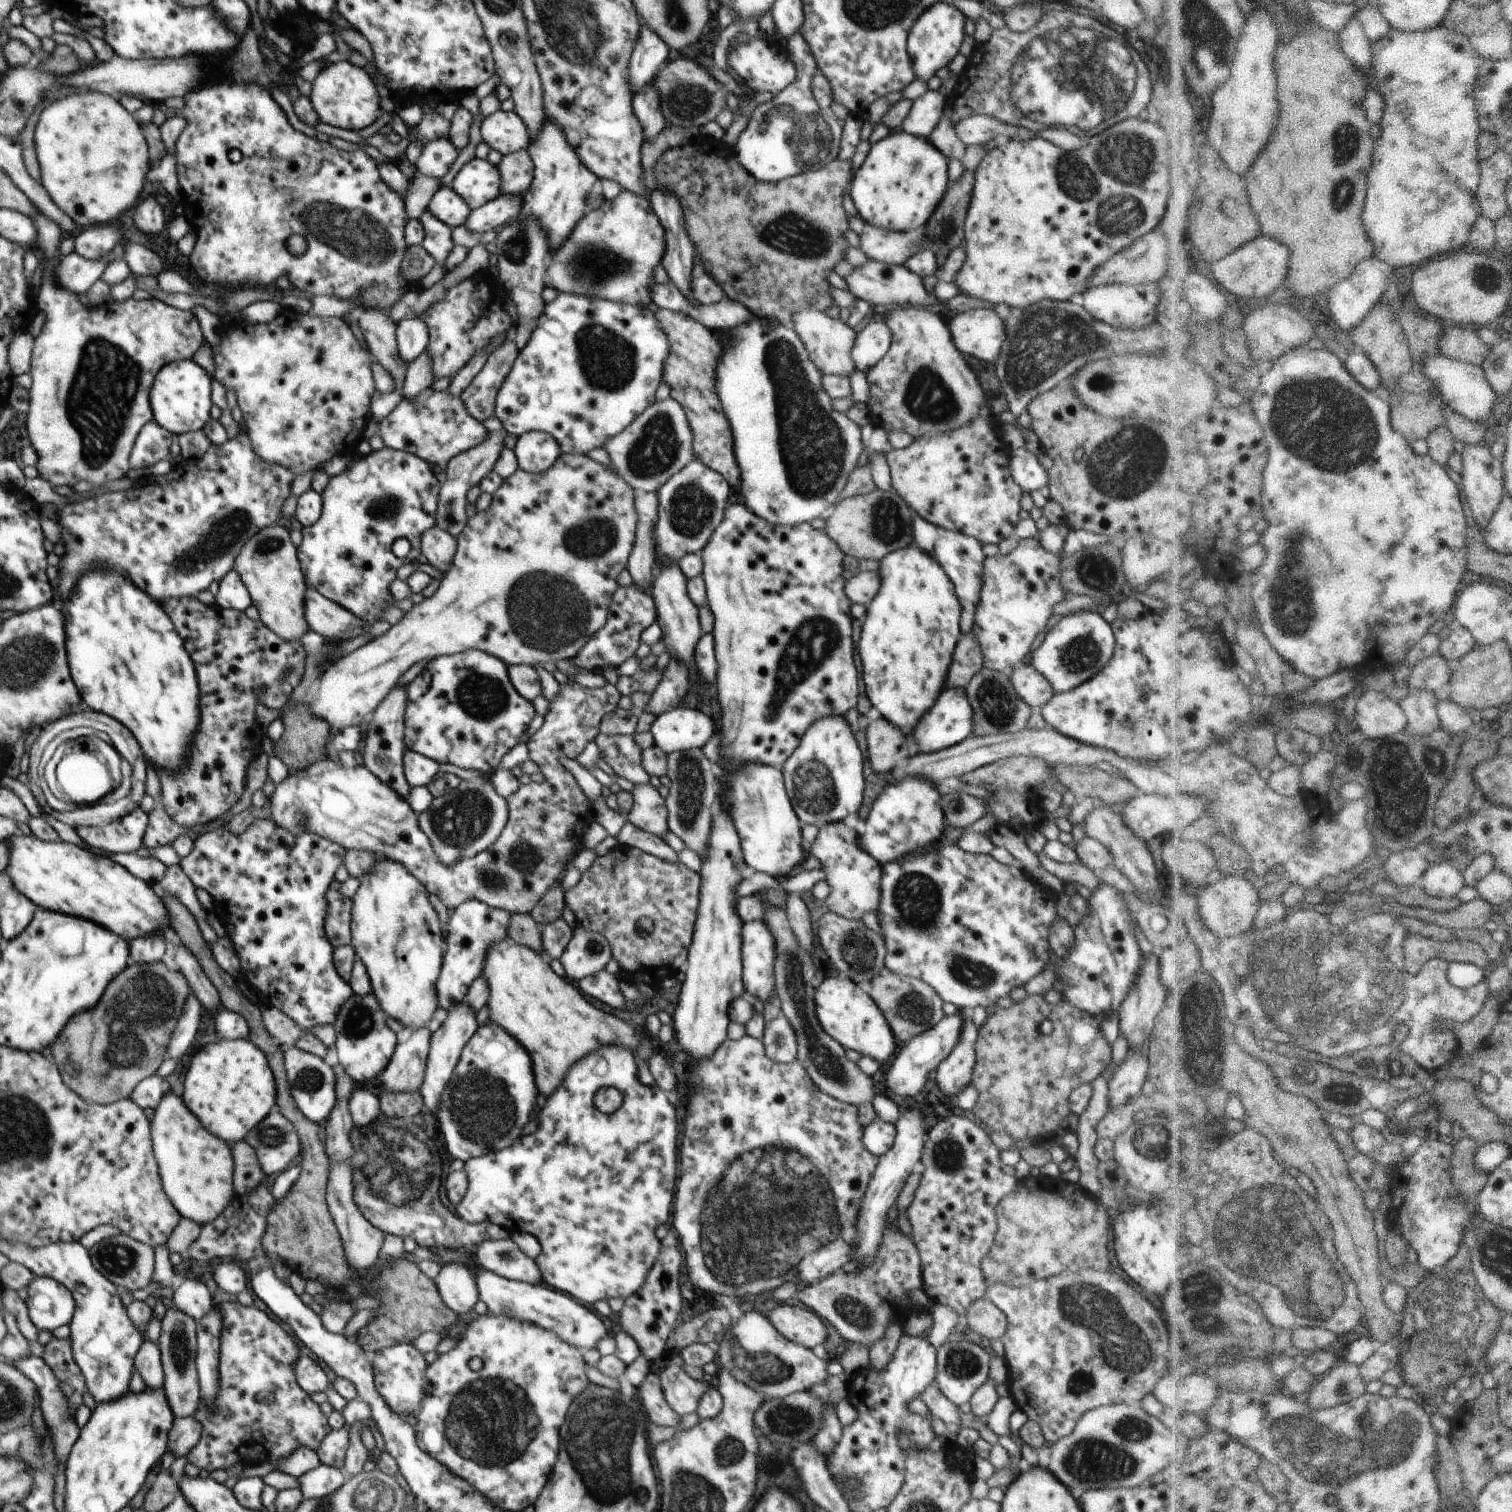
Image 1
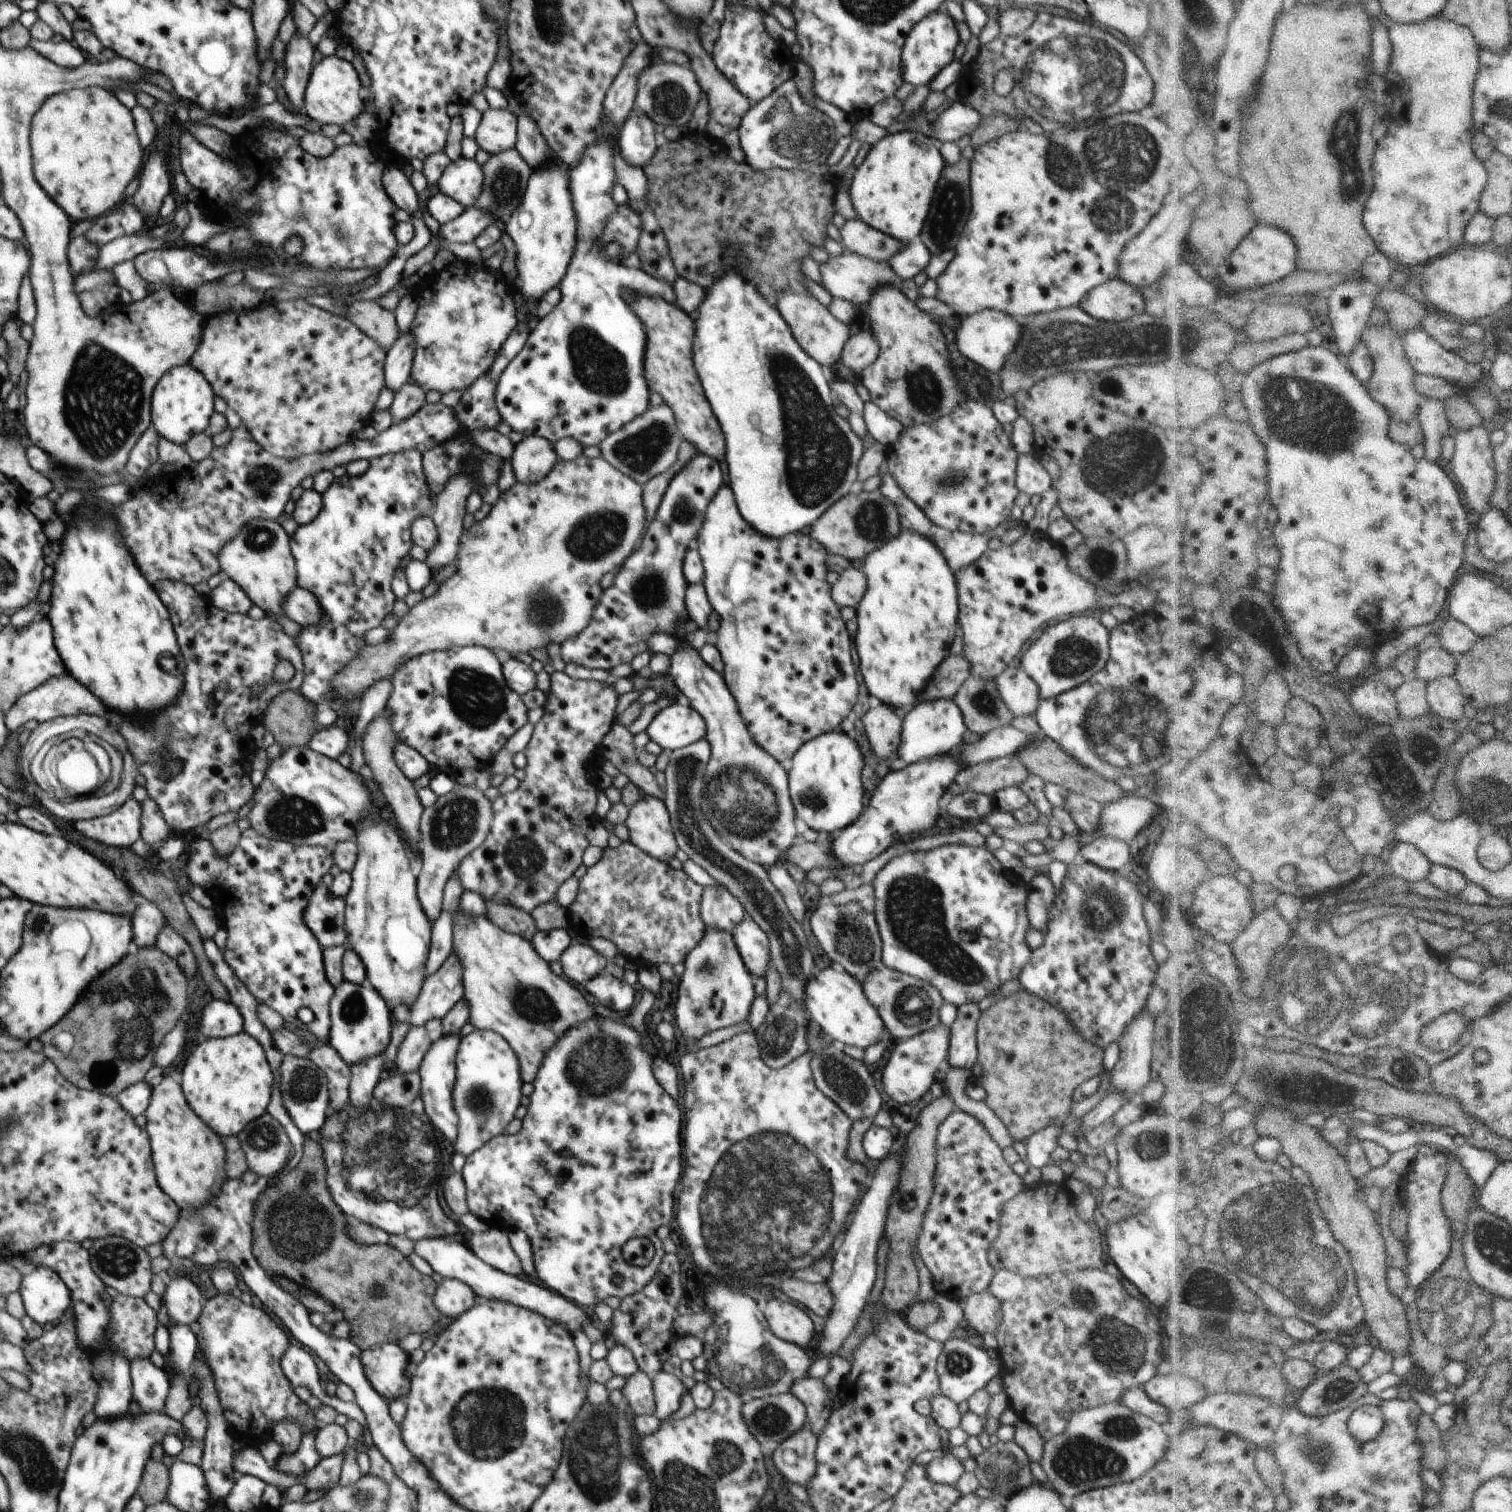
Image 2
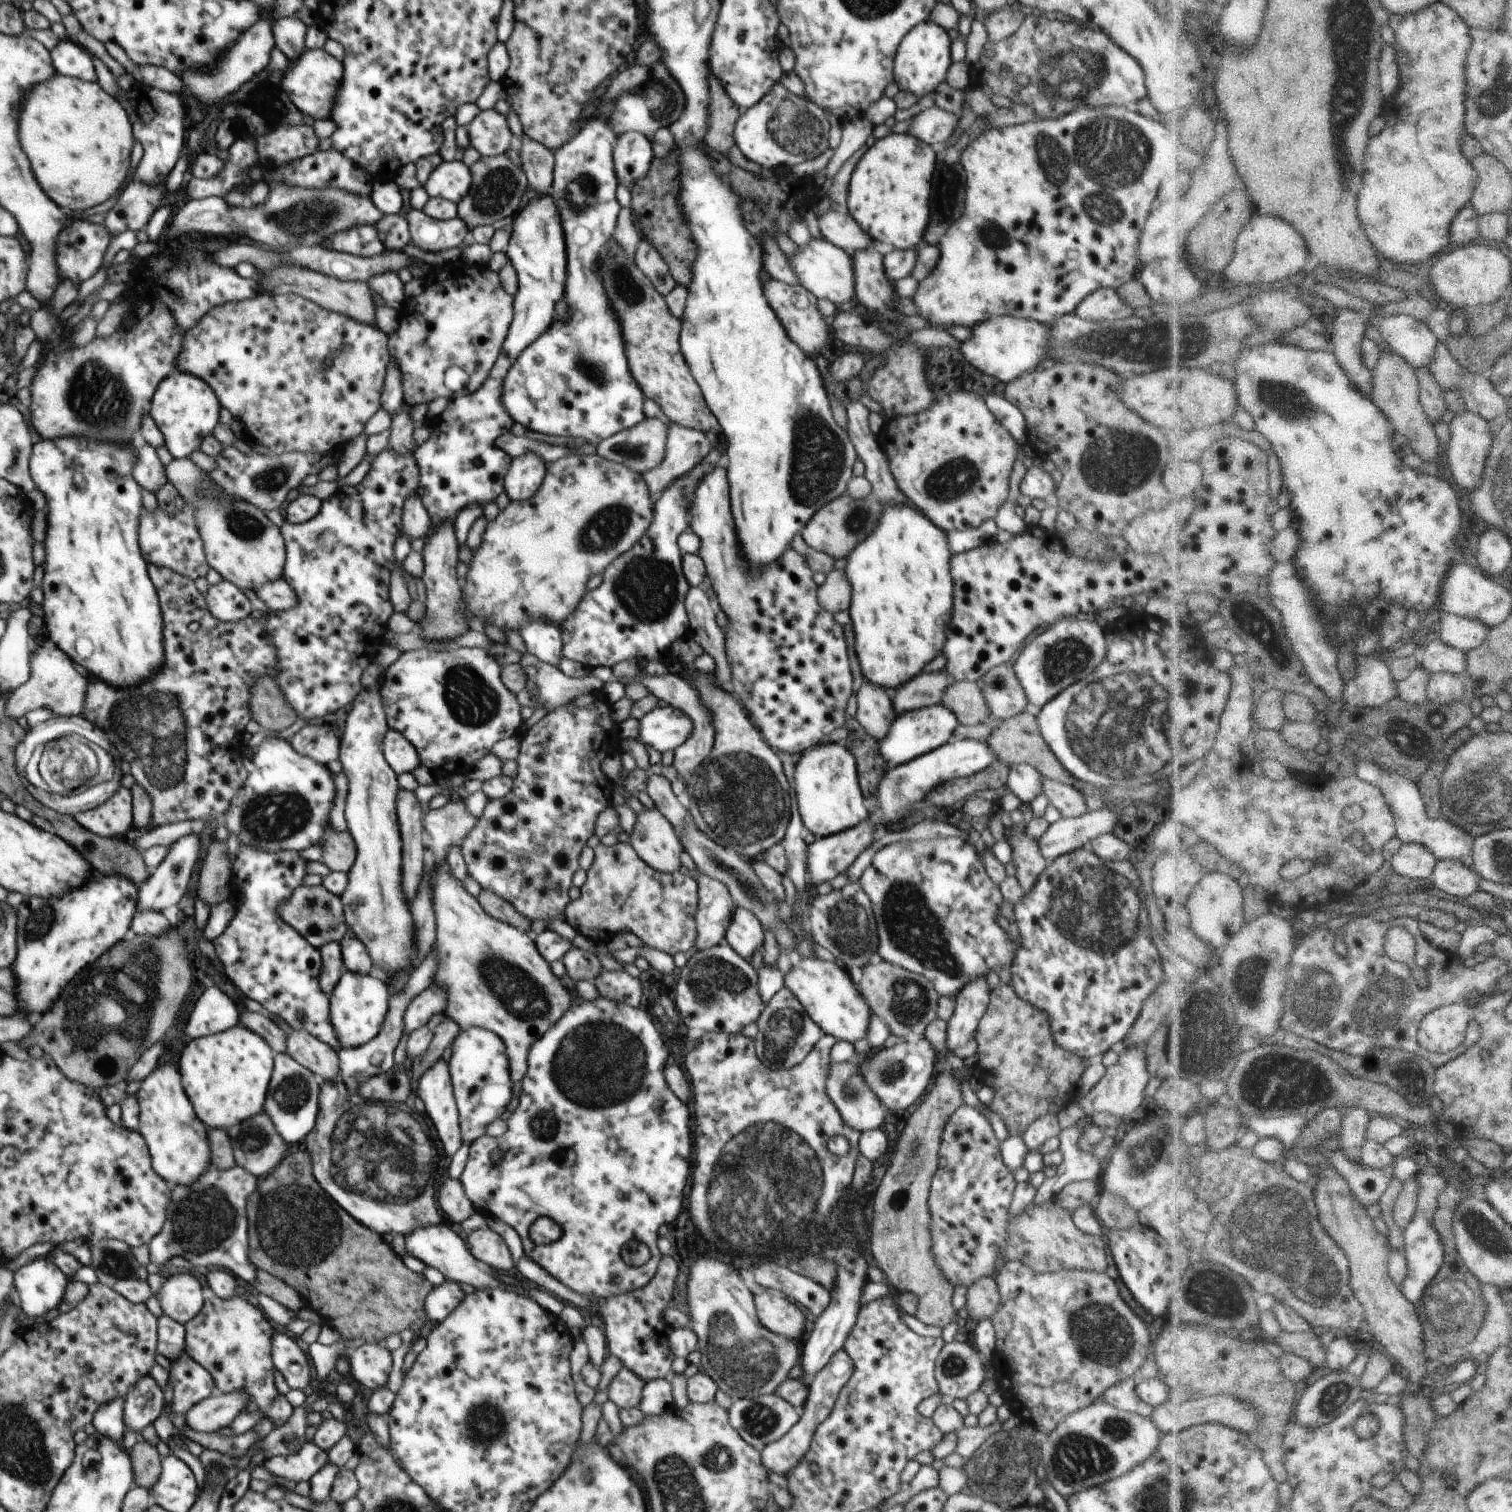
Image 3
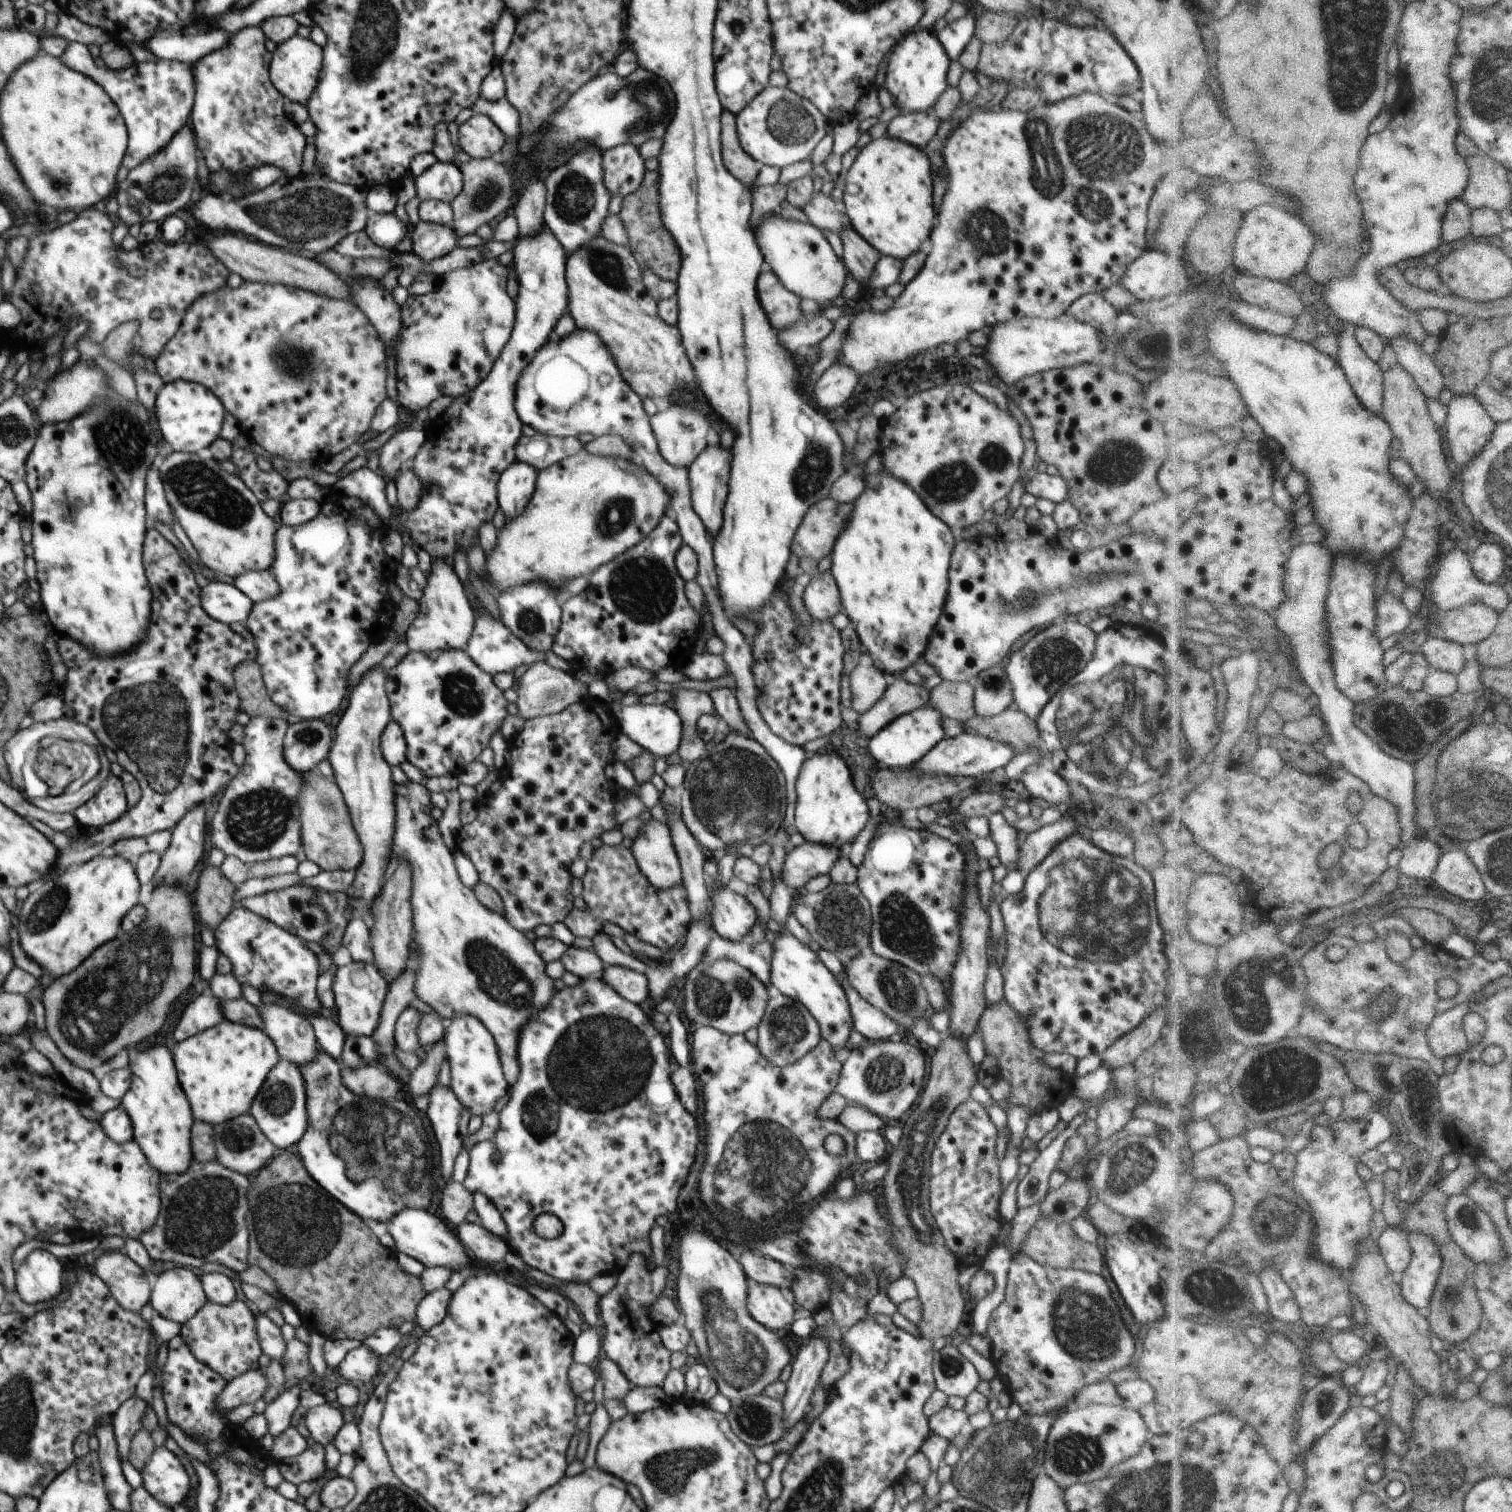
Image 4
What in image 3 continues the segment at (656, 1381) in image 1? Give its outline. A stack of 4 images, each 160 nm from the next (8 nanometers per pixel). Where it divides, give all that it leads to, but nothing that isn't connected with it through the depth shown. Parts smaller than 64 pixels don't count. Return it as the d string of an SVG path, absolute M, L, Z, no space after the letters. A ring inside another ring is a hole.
M623 1366L607 1388L609 1400L620 1409L638 1408L644 1385L639 1376Z

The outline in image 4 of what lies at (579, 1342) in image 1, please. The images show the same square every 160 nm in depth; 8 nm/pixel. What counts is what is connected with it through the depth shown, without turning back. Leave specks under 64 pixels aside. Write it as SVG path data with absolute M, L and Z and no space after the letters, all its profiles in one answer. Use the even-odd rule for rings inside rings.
M404 1209L386 1224L395 1240L395 1248L421 1262L425 1267L446 1267L452 1272L468 1267L468 1256L455 1230L448 1225L436 1210Z

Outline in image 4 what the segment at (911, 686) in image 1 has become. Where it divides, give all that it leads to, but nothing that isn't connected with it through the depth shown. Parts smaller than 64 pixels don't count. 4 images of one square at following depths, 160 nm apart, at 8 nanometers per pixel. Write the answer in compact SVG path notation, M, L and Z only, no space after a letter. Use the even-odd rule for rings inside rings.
M884 470L864 476L865 489L855 500L851 518L836 539L830 572L839 588L843 612L854 622L864 648L864 660L888 677L901 674L922 658L946 602L949 562L957 534L934 516L905 482Z

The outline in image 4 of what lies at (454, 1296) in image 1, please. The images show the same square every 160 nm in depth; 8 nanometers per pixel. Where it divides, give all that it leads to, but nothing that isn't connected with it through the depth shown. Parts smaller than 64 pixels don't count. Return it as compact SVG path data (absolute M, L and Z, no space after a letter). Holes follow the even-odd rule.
M445 1286L429 1292L417 1306L416 1324L425 1331L436 1326L446 1315L453 1293Z

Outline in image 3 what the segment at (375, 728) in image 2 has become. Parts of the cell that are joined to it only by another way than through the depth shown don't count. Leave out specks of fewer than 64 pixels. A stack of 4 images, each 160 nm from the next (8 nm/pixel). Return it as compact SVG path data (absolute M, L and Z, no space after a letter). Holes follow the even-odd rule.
M399 788L397 799L397 819L403 842L402 888L410 902L417 893L423 877L422 806L414 791Z

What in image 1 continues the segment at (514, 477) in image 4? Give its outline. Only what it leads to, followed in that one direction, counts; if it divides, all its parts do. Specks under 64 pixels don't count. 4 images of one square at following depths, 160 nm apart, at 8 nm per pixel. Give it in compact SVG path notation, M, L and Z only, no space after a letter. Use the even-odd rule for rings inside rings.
M542 431L521 434L513 451L518 468L534 475L546 472L562 454L558 441L551 434Z

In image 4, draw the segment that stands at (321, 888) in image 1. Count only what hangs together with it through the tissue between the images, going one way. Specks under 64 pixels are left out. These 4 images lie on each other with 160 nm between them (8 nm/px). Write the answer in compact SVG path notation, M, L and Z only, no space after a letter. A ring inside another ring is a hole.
M234 906L229 915L214 928L213 933L215 947L223 958L232 963L231 974L241 985L249 984L261 994L264 990L272 991L290 1006L299 1007L304 1011L320 1011L323 1008L317 995L317 978L321 973L318 957L299 936L242 906ZM308 1013L306 1017L313 1026L317 1044L322 1052L330 1055L335 1061L341 1058L346 1034L334 1018L318 1013Z

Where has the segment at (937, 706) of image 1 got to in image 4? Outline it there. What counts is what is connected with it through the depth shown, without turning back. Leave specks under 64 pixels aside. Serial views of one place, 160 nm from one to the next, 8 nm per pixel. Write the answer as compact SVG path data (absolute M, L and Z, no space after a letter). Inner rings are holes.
M929 704L925 707L913 710L910 714L902 715L879 730L869 740L869 752L875 758L875 765L892 768L910 768L912 764L920 760L933 748L937 742L944 739L942 716L939 710Z

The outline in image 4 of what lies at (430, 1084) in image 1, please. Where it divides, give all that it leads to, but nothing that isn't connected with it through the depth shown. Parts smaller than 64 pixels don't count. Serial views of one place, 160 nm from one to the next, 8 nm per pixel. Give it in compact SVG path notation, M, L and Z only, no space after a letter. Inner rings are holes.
M438 1082L429 1090L428 1100L427 1116L440 1146L441 1175L448 1182L452 1178L454 1159L464 1147L472 1114L450 1087Z

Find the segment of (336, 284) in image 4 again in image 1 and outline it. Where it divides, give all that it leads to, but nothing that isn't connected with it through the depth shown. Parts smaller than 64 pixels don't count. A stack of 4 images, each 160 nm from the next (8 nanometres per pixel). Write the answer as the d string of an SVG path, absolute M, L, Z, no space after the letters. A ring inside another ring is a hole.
M362 311L359 318L368 351L389 373L395 384L394 391L403 390L407 364L398 352L395 330L397 323L382 311Z

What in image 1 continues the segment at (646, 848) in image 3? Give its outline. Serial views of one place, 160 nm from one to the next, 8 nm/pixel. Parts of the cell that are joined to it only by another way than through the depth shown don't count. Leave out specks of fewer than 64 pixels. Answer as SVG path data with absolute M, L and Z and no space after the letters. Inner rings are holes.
M650 783L635 784L632 788L633 805L626 819L642 830L662 838L669 831L665 799Z

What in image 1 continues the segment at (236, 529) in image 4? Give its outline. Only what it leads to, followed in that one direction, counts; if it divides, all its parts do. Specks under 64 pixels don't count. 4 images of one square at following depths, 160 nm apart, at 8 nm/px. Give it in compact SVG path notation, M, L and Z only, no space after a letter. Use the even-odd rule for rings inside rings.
M277 524L260 529L242 547L233 569L247 586L253 605L258 609L259 619L285 641L300 642L310 630L305 617L305 592L308 586L289 531Z

